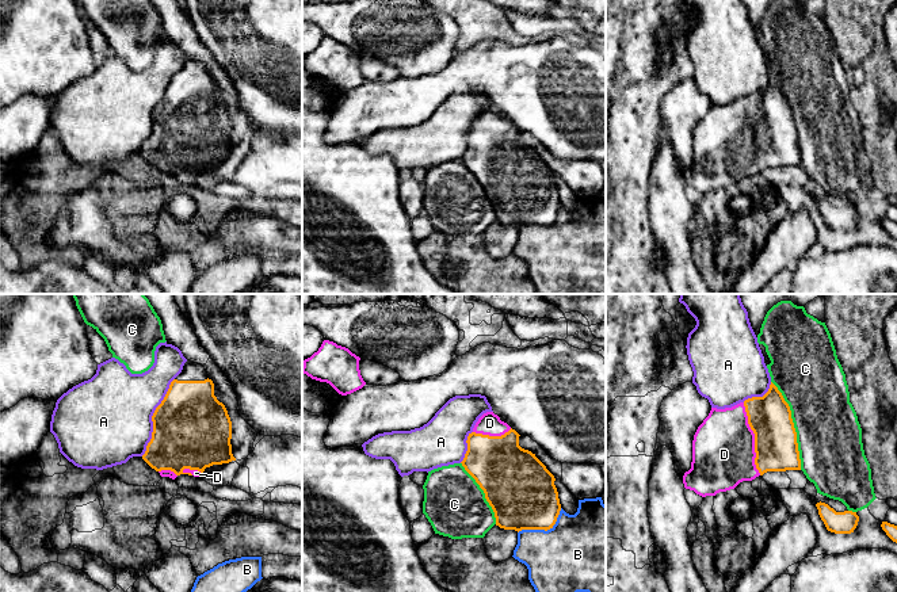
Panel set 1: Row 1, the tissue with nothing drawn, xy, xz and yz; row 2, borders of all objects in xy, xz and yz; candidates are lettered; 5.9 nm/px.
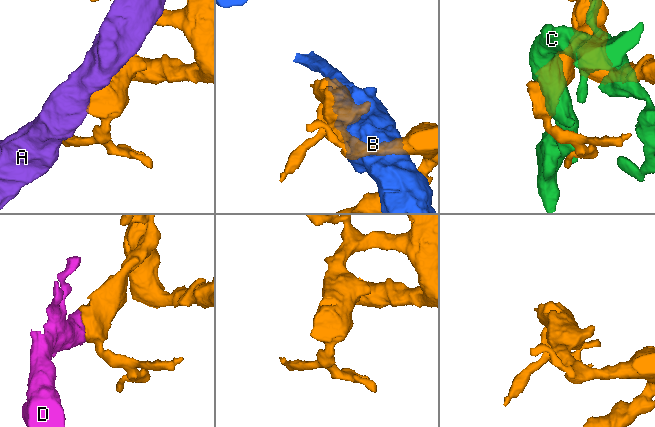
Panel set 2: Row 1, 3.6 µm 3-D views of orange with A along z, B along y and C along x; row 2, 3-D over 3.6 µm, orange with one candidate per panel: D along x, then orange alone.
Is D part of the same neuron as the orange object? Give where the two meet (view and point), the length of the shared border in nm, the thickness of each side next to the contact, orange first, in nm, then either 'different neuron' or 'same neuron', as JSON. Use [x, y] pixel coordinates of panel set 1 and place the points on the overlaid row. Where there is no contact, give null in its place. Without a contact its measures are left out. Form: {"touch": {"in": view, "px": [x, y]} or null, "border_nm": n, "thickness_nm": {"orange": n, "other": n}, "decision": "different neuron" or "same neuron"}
{"touch": {"in": "yz", "px": [755, 439]}, "border_nm": 440, "thickness_nm": {"orange": 260, "other": 360}, "decision": "same neuron"}

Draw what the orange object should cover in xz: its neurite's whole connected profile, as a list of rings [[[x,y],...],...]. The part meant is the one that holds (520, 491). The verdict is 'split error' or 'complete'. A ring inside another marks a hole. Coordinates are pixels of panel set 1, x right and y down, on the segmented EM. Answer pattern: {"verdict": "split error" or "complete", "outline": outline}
{"verdict": "split error", "outline": [[[493,412],[484,413],[467,436],[467,451],[461,462],[476,480],[492,507],[496,526],[504,530],[550,530],[561,511],[554,475],[528,450],[519,446],[519,434]]]}

